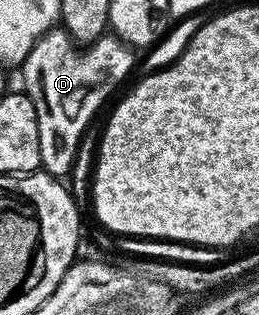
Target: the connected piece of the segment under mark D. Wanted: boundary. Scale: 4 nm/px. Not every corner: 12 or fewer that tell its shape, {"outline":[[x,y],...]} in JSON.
{"outline":[[54,27],[19,66],[41,169],[65,179],[85,128],[133,69],[116,35]]}

